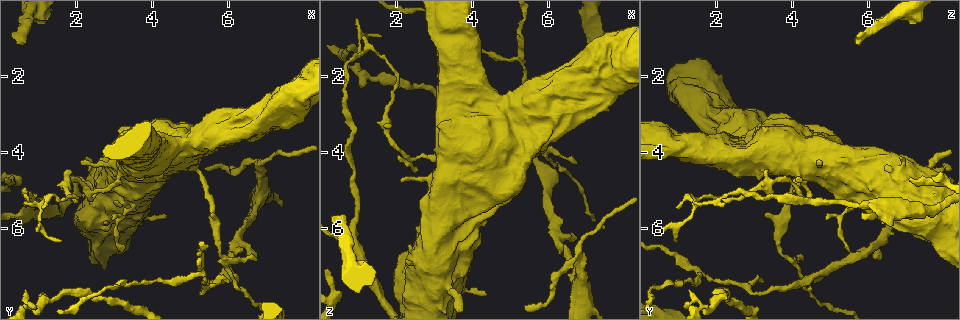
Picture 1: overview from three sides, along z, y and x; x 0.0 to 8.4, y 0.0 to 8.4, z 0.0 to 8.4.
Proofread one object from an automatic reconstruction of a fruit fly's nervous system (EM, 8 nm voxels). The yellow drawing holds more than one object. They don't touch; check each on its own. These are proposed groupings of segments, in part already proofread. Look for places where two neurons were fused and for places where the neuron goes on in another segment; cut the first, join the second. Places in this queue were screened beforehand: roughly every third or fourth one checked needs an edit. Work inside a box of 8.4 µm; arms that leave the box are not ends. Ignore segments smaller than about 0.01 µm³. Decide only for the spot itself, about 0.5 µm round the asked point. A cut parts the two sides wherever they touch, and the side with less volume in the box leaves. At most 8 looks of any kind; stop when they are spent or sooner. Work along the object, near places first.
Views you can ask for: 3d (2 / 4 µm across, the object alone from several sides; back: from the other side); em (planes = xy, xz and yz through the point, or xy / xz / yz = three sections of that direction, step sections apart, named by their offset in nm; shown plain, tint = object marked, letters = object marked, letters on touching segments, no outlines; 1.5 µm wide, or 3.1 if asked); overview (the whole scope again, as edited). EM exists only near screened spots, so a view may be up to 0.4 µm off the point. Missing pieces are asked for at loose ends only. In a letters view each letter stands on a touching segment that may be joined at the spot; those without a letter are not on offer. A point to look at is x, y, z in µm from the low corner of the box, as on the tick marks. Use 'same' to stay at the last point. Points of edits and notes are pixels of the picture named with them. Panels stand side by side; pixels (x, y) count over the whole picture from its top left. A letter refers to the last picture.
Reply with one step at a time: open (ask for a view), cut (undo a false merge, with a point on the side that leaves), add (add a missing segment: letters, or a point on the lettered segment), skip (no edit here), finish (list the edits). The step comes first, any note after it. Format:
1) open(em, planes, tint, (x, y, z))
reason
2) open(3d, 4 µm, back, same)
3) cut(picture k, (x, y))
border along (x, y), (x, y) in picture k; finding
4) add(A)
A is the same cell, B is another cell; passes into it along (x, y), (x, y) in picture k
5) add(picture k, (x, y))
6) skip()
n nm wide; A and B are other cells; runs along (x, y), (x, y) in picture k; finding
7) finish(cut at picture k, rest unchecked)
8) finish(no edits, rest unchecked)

open(3d, 4 µm, (3.10, 3.90, 3.00))

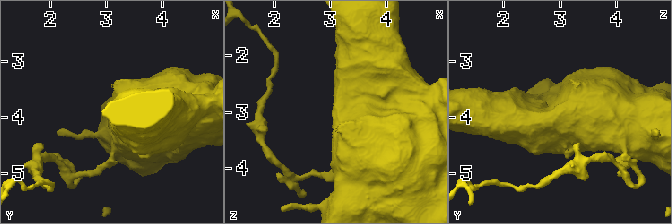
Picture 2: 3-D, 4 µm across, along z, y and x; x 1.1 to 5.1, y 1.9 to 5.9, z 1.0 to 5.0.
open(em, xz, step 4, tint, (3.05, 3.95, 2.95))
now the EM

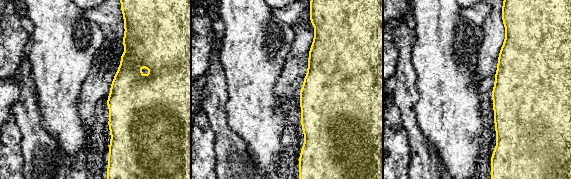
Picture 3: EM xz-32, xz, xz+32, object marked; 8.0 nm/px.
open(em, xz, step 4, letters, same)
see the neighbours

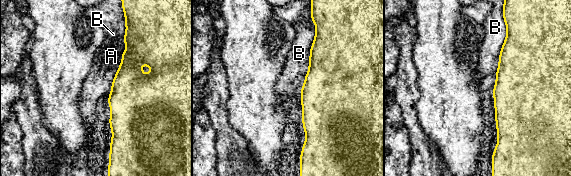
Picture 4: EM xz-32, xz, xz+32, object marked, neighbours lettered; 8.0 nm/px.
skip()
B touches over 400 nm; A and B are other cells; border along (504, 19), (506, 34), (497, 67) in picture 4; no lettered segment goes on from it

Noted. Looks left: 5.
open(em, xz, step 8, letters, (5.20, 7.20, 1.55))
side arm on a straight run

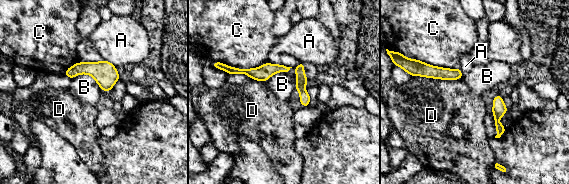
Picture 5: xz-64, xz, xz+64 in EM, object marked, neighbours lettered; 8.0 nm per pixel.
skip()
A, B, C and D are other cells; one neuron here

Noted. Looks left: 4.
open(em, planes, plain, (6.05, 7.40, 3.15))
thin end

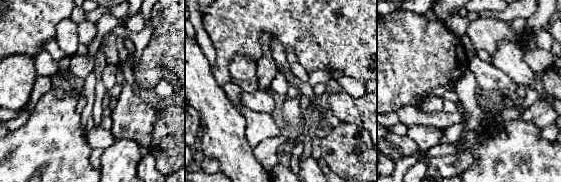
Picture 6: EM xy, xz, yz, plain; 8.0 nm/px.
open(em, planes, letters, same)

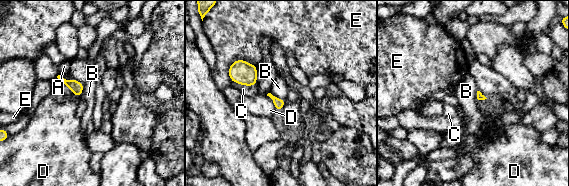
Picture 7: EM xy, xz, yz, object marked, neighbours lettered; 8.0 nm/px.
skip()
E touches over 240 nm; A, B, C, D and E are other cells; border along (270, 92), (276, 97), (285, 100) in picture 7; no lettered segment goes on from it

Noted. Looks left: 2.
finish(no edits, rest unchecked)

